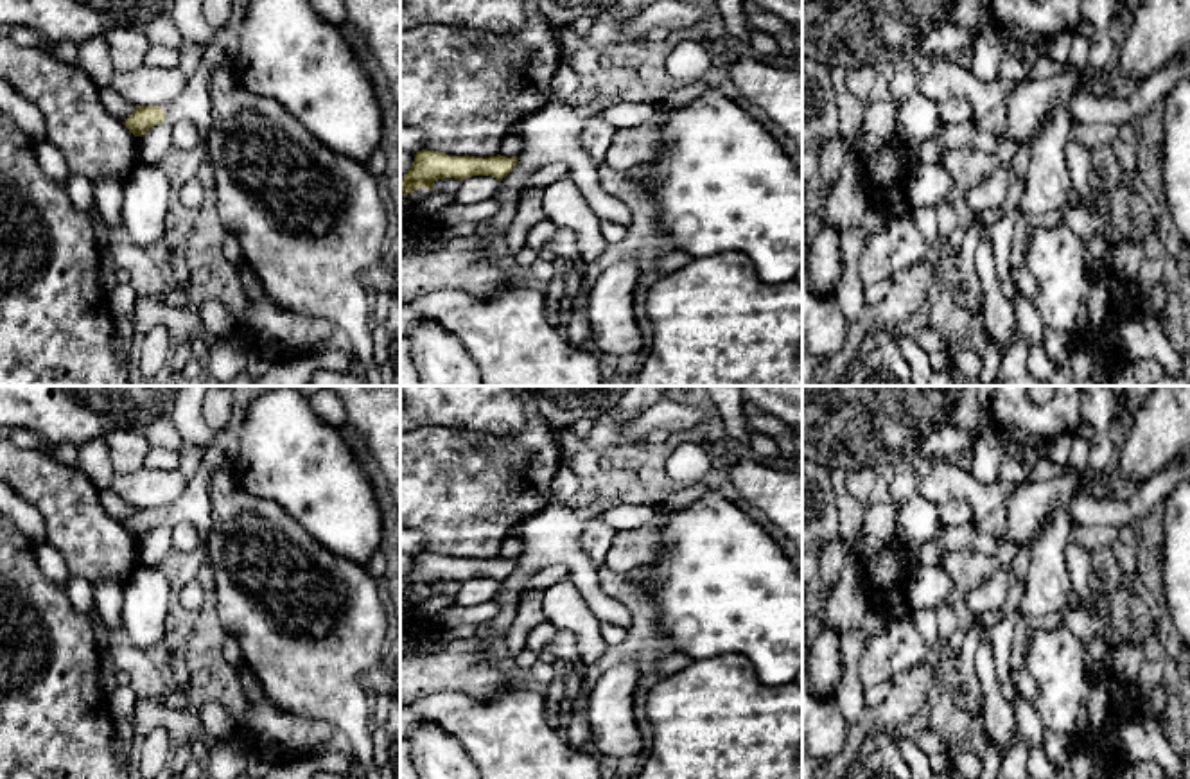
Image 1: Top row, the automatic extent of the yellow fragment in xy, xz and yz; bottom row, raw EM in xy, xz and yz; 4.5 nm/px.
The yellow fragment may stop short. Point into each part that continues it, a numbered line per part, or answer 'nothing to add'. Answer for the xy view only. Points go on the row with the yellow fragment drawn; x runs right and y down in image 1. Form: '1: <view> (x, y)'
1: xy (192, 105)

